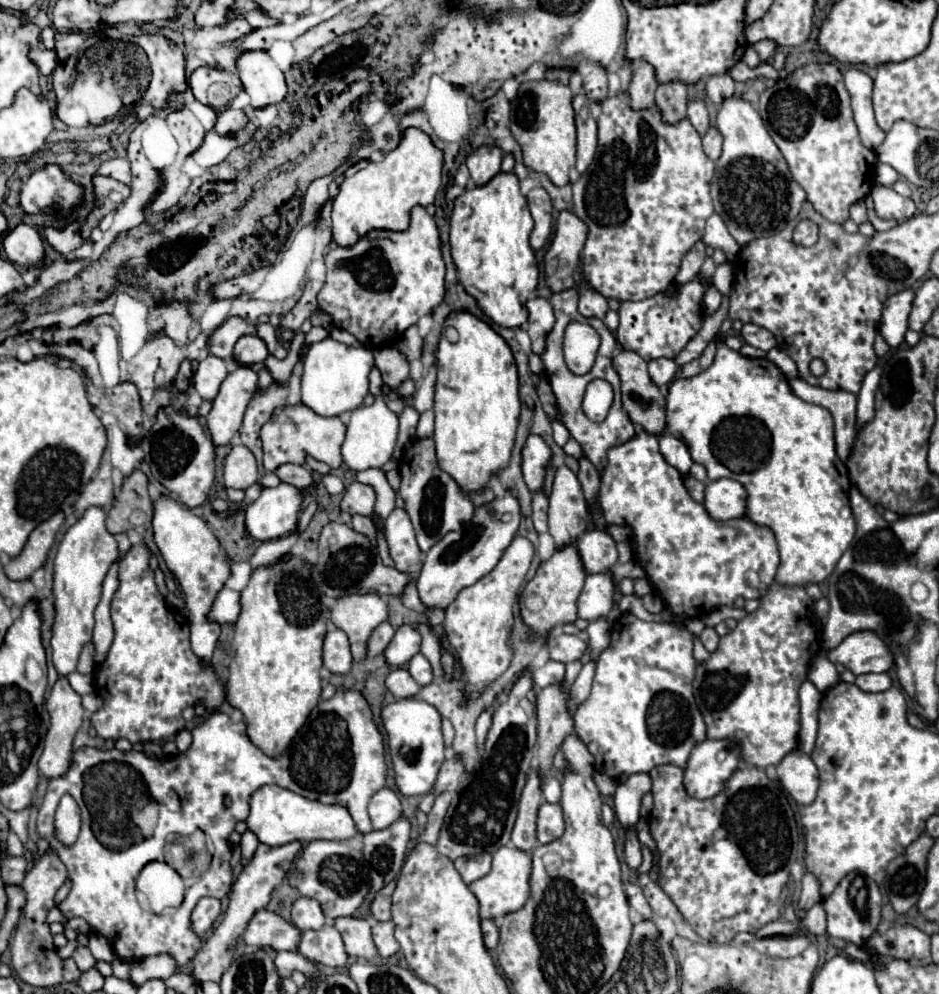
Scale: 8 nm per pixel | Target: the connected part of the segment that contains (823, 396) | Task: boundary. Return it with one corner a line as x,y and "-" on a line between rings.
790,379
790,389
806,403
820,405
832,413
836,453
842,461
848,459
852,443
856,439
856,395
848,391
828,391
822,387
812,387
804,379

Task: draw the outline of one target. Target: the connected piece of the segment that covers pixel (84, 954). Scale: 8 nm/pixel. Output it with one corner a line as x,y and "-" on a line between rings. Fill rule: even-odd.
78,945
72,957
74,957
74,961
76,961
76,965
78,965
80,971
88,971
88,969
92,969
94,963
96,963
96,959
94,959
92,953
90,953
90,949
84,947
84,945

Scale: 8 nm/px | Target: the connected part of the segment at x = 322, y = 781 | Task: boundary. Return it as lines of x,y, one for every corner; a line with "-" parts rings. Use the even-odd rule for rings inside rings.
344,689
336,691
332,699
320,701
312,709
310,727
304,725
280,757
262,753
248,739
246,723
234,723
222,711
214,711
204,723
194,727
190,749
176,757
154,759
134,749
128,753
116,749
100,751
92,747
78,749
64,777
49,781
40,807
42,811
38,813
38,833
48,839
52,851
56,851
64,861
68,867
68,879
72,881
72,889
68,897
58,903
58,909
66,919
86,919
94,931
102,933
112,943
116,955
124,961
168,953
176,965
188,965
202,945
202,939
190,931
190,913
200,897
224,899
230,893
232,851
228,845
228,835
238,823
236,817
248,817
250,795
258,787
274,783
308,799
338,803
348,807
358,831
368,833
372,831
372,823
366,811
368,801
378,789
384,787
388,771
382,741
384,737
374,723
372,709
364,695
356,689
-
142,781
148,791
142,791
-
51,783
57,783
58,792
52,791
-
66,793
82,807
82,831
78,841
70,847
62,845
54,834
55,807
-
224,797
230,797
230,801
236,801
236,805
224,805
-
152,801
160,805
158,825
154,835
148,833
150,838
144,837
146,841
140,843
136,841
136,837
140,837
140,829
136,829
136,809
140,809
140,805
152,805
-
196,831
204,831
206,837
214,843
214,859
208,871
200,877
198,883
186,889
184,903
172,913
156,915
150,911
140,911
134,893
136,875
146,863
166,863
164,847
170,835
192,835
-
110,849
114,849
114,861

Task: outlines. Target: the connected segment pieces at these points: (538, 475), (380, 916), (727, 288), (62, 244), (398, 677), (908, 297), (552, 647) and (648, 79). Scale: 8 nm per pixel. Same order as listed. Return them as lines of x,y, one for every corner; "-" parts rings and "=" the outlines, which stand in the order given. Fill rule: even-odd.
528,435
526,445
522,449
522,475
532,493
542,487
550,459
552,453
546,441
540,435
=
386,885
372,899
370,915
374,921
388,921
390,919
390,895
392,895
392,889
388,889
388,885
=
726,261
726,263
720,263
716,267
716,273
712,277
712,285
722,293
722,295
730,295
732,293
732,285
736,285
734,281
734,271
732,271
732,265
=
76,220
66,223
62,227
44,227
44,237
46,241
60,253
68,253
72,249
76,249
83,238
80,231
80,223
=
396,667
386,677
386,687
396,699
414,697
420,691
420,685
412,679
412,675
404,667
=
900,291
888,297
884,303
880,333
890,347
898,347
904,341
912,299
914,299
914,291
=
556,633
548,639
546,643
550,659
552,661
560,661
560,663
570,663
576,661
584,655
586,651
586,643
576,637
576,635
566,635
566,633
=
640,61
634,67
636,67
634,69
634,77
632,77
630,87
628,87
630,103
632,103
634,109
652,107
652,103
654,103
654,91
658,87
656,71
646,61

